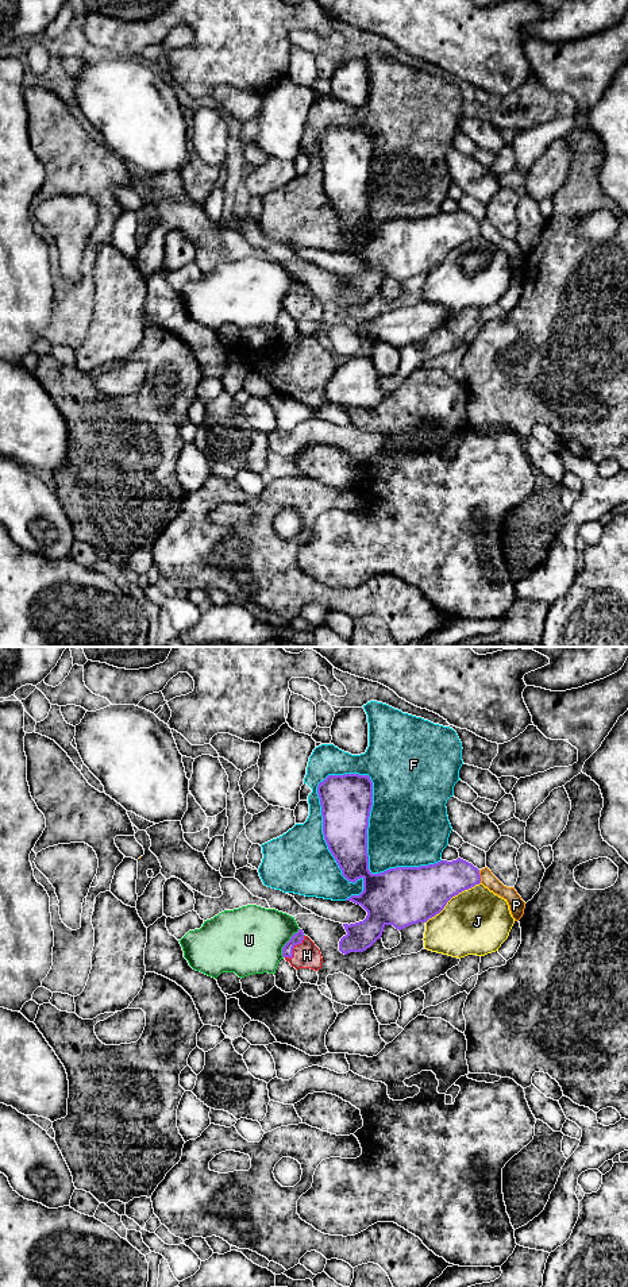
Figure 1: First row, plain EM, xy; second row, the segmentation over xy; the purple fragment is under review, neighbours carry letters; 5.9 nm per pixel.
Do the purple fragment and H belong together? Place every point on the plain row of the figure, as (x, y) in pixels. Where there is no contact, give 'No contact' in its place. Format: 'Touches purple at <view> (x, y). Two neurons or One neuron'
Touches purple at xy (292, 301). One neuron

